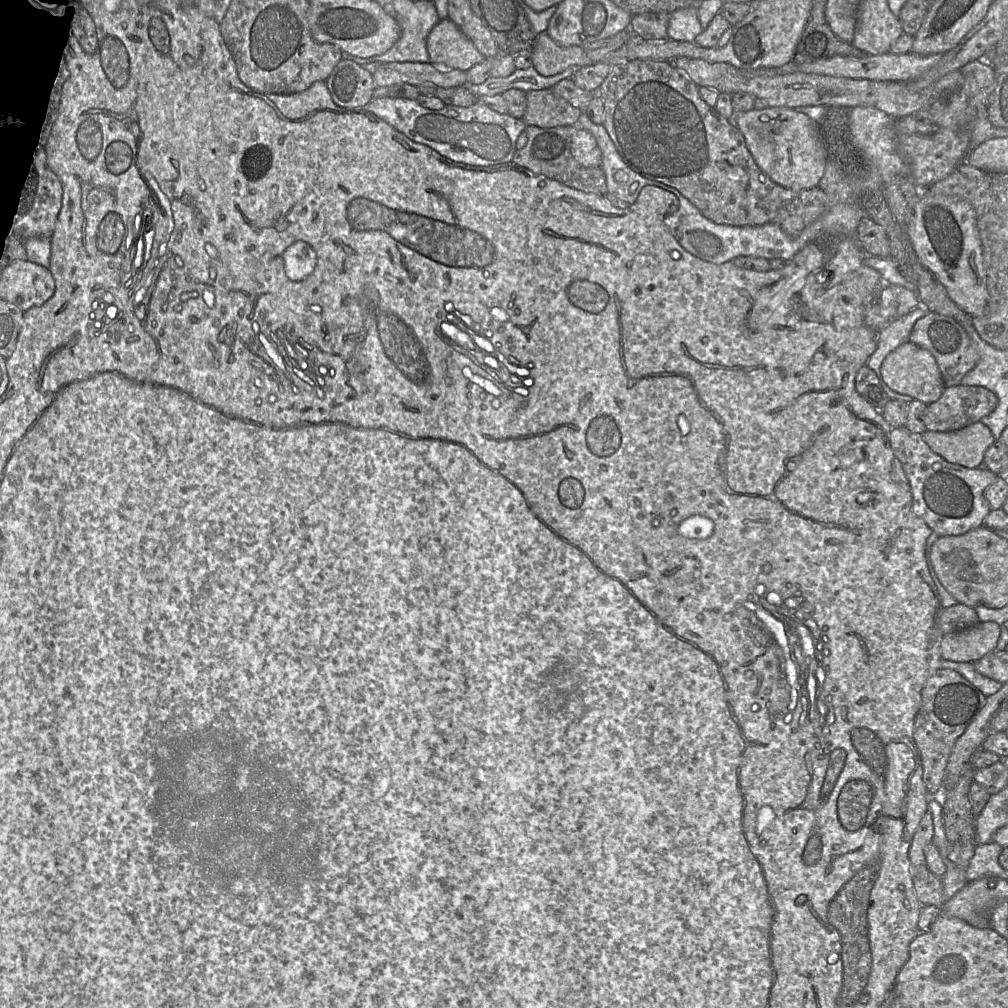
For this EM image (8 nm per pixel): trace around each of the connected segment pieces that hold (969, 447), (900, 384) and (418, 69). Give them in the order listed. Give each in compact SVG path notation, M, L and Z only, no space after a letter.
M981 421L957 431L925 431L923 440L946 461L967 468L984 468L984 454L995 442L991 430Z
M910 341L900 345L887 355L881 365L881 375L883 381L893 391L909 395L926 405L937 401L946 387L933 355Z
M431 62L383 63L372 73L376 87L396 84L436 85L450 88L467 84L466 71L451 69Z

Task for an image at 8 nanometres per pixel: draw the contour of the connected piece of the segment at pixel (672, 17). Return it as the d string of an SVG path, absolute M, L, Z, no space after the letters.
M697 4L678 9L669 14L667 35L675 41L693 42L703 31L699 18Z

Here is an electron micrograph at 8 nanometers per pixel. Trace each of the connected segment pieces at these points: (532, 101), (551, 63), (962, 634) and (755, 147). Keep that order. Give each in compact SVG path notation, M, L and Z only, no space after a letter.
M551 89L529 91L527 107L522 120L527 125L541 128L577 125L582 113L567 100L557 96Z
M546 32L540 33L536 39L532 61L536 71L545 77L554 76L568 68L597 64L592 63L584 48L560 46Z
M994 621L979 622L973 627L944 634L941 656L955 662L971 662L996 650L1001 626Z
M779 107L733 112L731 118L743 135L746 147L758 167L774 182L792 190L810 189L819 185L828 161L828 150L823 142L825 132L822 128L818 130L817 123L812 118L799 110Z

